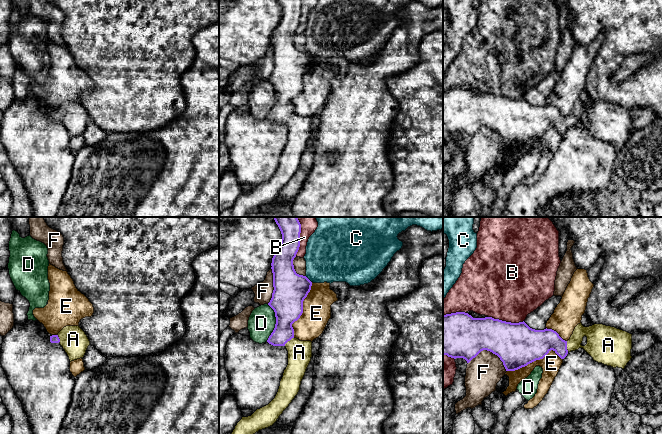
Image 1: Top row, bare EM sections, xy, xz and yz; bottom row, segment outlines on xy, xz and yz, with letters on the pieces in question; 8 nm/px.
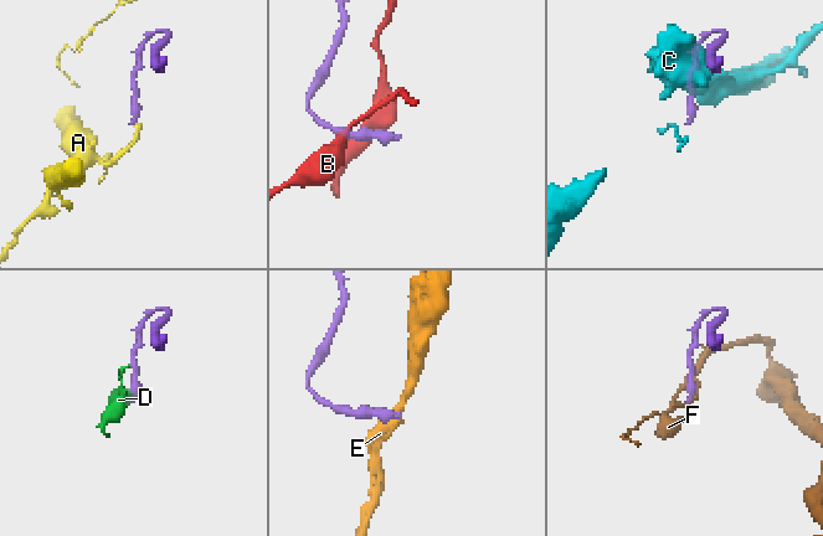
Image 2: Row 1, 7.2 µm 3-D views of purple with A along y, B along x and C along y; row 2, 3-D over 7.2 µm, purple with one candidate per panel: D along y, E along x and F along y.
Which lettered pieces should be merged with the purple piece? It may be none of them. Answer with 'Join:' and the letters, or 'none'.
Join: A

